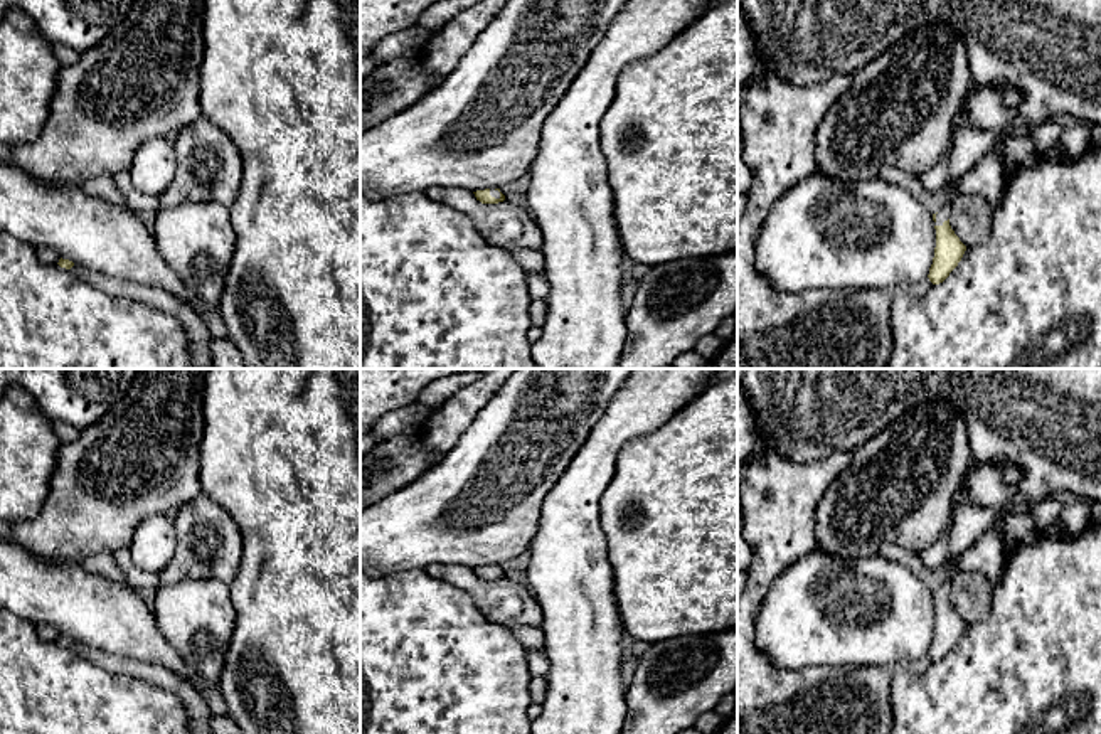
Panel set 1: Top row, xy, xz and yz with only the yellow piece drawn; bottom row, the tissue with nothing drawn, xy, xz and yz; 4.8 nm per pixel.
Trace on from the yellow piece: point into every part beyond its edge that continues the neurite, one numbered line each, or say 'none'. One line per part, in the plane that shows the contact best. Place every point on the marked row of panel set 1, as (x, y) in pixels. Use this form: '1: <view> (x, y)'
1: yz (943, 214)

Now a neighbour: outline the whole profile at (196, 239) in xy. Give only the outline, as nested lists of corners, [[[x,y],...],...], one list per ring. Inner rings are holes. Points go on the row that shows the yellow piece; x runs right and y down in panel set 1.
[[[215,202],[163,205],[150,232],[178,279],[207,308],[217,308],[236,244],[231,209]]]

